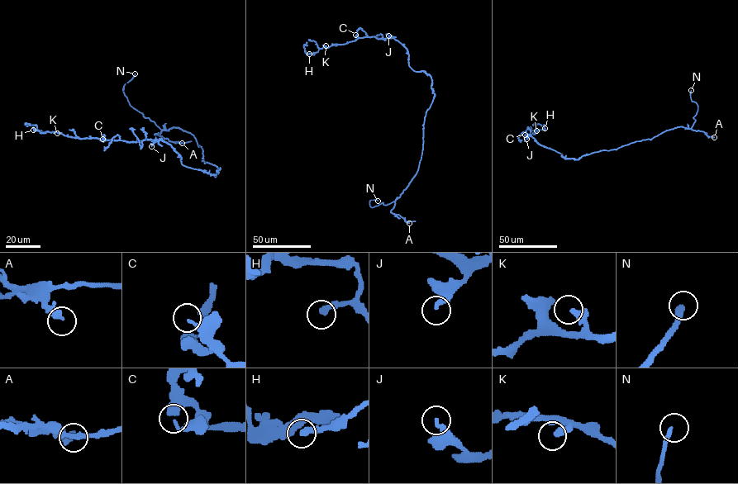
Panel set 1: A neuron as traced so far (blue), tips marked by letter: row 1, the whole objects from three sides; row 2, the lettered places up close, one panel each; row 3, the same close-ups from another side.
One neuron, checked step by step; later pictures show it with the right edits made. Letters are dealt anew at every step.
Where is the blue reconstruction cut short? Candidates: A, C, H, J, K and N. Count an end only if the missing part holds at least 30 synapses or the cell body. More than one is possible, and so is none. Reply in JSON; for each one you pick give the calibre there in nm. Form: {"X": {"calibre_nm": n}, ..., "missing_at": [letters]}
{"H": {"calibre_nm": 280}, "N": {"calibre_nm": 260}, "missing_at": ["H", "N"]}

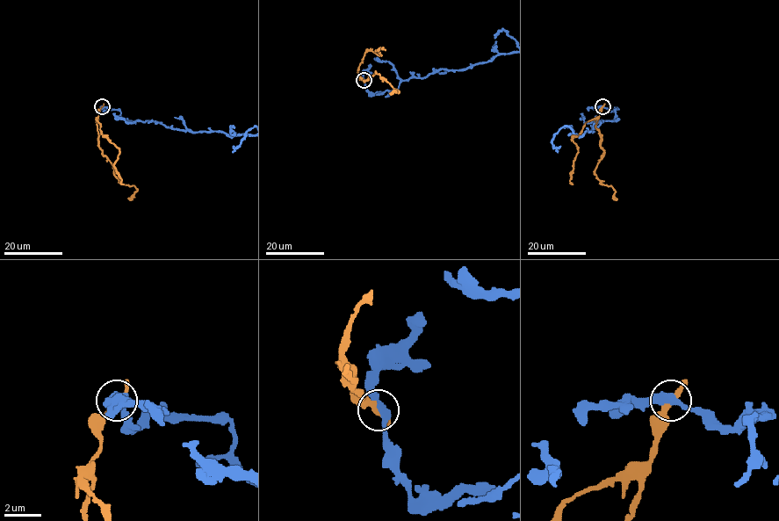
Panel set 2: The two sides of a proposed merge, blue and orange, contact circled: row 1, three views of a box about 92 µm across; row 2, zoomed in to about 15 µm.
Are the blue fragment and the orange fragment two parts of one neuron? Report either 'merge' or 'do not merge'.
do not merge

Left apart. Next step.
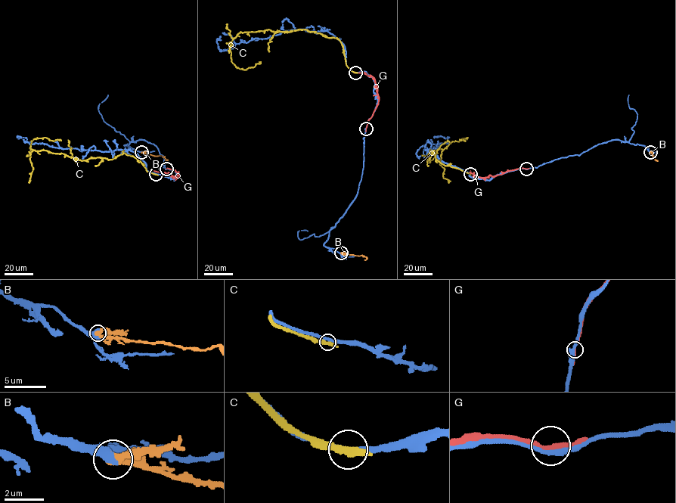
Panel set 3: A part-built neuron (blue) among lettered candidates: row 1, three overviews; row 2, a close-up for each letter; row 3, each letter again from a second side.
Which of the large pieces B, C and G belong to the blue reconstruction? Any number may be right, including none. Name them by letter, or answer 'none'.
B

